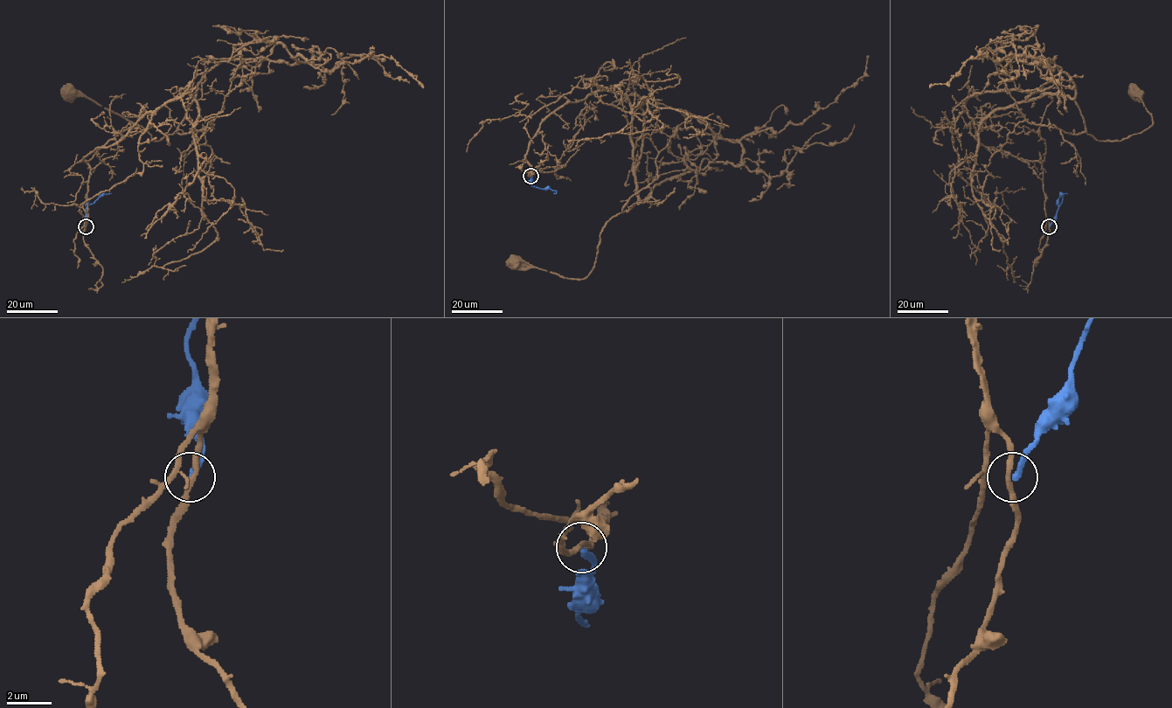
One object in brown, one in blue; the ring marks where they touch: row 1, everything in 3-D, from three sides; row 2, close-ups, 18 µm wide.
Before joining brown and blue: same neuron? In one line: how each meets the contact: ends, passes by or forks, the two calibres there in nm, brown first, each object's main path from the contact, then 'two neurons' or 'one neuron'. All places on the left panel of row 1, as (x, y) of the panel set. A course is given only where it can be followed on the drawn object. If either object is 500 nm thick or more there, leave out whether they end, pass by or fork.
brown passes by; blue ends there; 240 nm thick on the brown side, 280 nm on the other; brown runs (86, 226), (90, 165), (80, 161), (186, 90), (192, 98), (174, 132), (153, 141), (139, 124), (70, 93); blue runs (86, 226), (86, 207), (99, 197), (108, 194); two neurons

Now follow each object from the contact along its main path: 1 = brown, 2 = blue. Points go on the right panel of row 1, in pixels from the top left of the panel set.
1: (1049, 226), (1040, 162), (987, 148), (963, 104), (1068, 95), (1088, 134), (1121, 141), (1153, 121), (1136, 93)
2: (1050, 226), (1062, 201), (1062, 194), (1066, 194)

